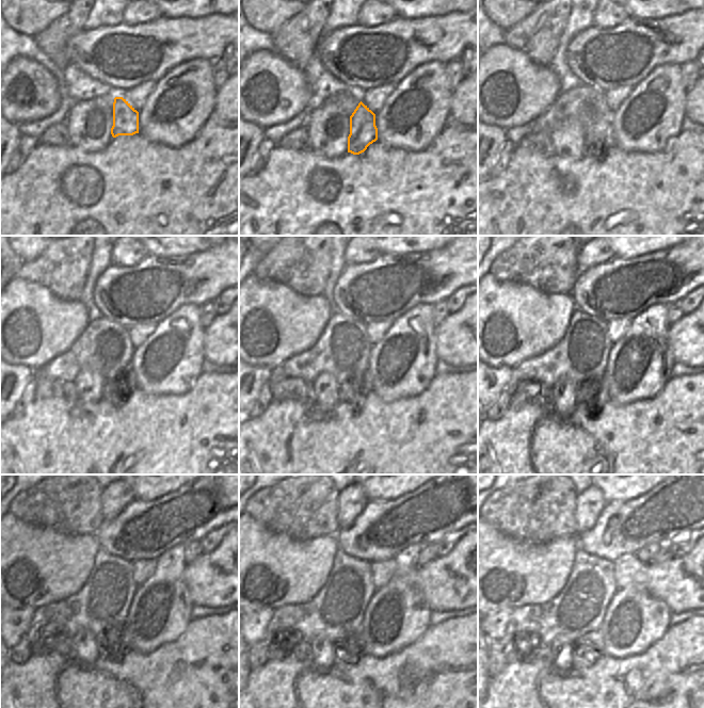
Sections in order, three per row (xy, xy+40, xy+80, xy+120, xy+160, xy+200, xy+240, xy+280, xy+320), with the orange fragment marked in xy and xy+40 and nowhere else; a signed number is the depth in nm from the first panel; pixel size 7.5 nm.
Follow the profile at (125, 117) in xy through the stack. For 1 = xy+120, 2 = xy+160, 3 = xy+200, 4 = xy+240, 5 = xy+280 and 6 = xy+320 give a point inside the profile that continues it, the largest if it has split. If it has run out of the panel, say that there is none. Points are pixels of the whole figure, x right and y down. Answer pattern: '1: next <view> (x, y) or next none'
1: next xy+120 (116, 389)
2: next xy+160 (354, 389)
3: next xy+200 (592, 391)
4: next xy+240 (111, 636)
5: next xy+280 (351, 642)
6: next xy+320 (594, 640)

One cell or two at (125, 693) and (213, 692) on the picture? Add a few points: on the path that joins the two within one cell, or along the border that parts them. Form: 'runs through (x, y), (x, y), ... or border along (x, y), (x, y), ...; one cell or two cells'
runs through (147, 693), (191, 693); one cell

